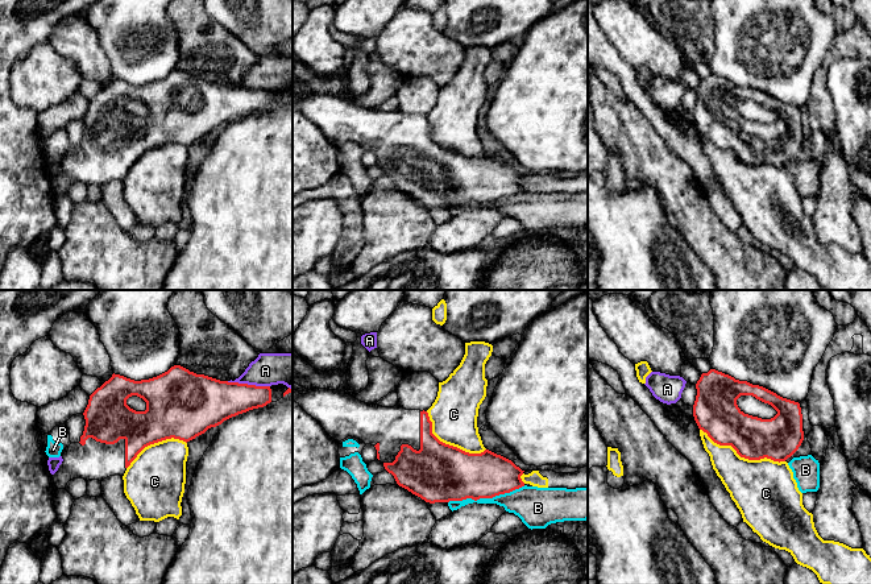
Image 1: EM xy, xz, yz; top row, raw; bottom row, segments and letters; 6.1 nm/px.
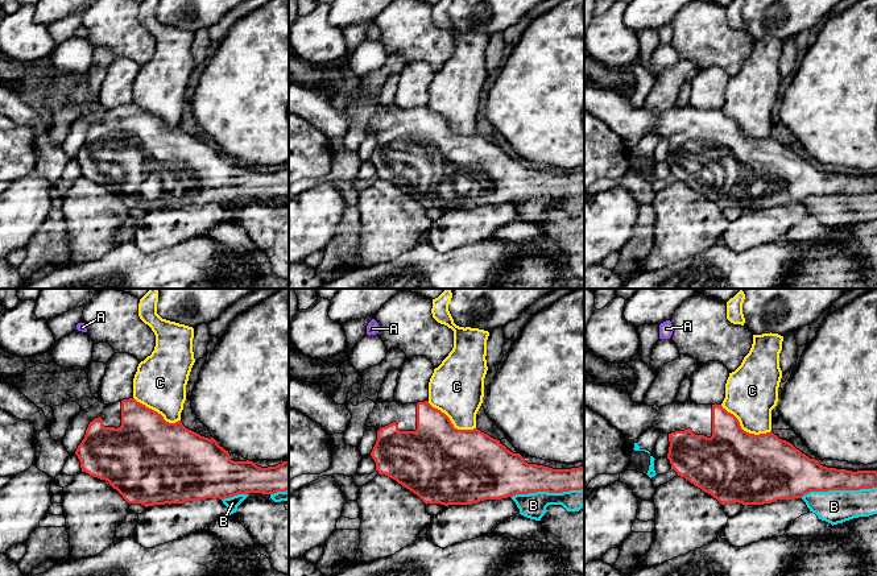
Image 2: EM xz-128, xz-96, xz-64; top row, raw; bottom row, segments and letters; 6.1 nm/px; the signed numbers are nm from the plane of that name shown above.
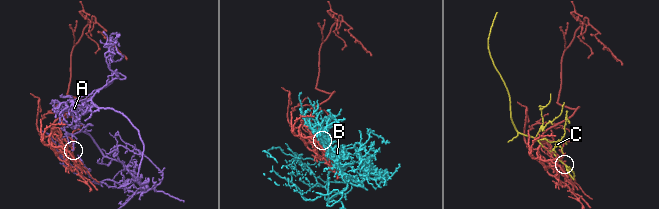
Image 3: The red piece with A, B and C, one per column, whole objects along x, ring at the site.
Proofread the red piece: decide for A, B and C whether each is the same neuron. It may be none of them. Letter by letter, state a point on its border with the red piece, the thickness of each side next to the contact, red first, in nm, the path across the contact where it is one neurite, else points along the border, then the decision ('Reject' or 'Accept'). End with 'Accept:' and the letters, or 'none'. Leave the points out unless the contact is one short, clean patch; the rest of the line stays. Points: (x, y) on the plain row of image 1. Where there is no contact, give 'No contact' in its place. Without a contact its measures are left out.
A: Touches red at xy (247, 88). Thickness 280 nm (red) against 200 nm. Reject
B: Touches red at xz (486, 202). Thickness 320 nm (red) against 200 nm. Reject
C: Touches red at yz (742, 161). Thickness 260 nm (red) against 380 nm. Reject
Accept: none

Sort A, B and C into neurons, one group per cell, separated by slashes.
A / B / C

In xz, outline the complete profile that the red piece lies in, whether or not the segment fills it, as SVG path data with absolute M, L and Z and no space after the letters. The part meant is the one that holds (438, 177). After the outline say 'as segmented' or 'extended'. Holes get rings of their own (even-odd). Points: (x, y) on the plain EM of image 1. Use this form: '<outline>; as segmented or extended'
M329 94L293 95L293 104L316 124L336 146L352 141L365 149L374 150L377 163L394 181L397 189L426 207L449 207L466 203L477 206L480 203L493 203L524 191L520 183L524 175L511 165L489 154L481 158L469 158L440 146L432 138L432 127L424 115L368 109L345 96Z; extended

